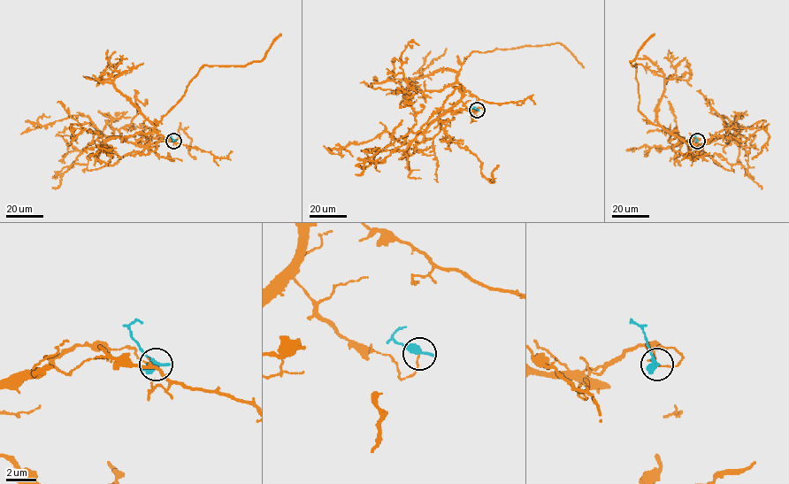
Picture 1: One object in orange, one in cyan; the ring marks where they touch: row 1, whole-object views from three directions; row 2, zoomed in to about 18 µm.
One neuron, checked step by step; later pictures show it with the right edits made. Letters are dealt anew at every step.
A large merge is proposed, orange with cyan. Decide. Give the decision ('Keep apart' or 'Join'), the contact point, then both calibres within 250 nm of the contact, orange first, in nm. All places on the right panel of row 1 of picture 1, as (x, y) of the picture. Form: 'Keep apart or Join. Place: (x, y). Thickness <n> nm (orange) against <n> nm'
Keep apart. Place: (697, 141). Thickness 90 nm (orange) against 550 nm

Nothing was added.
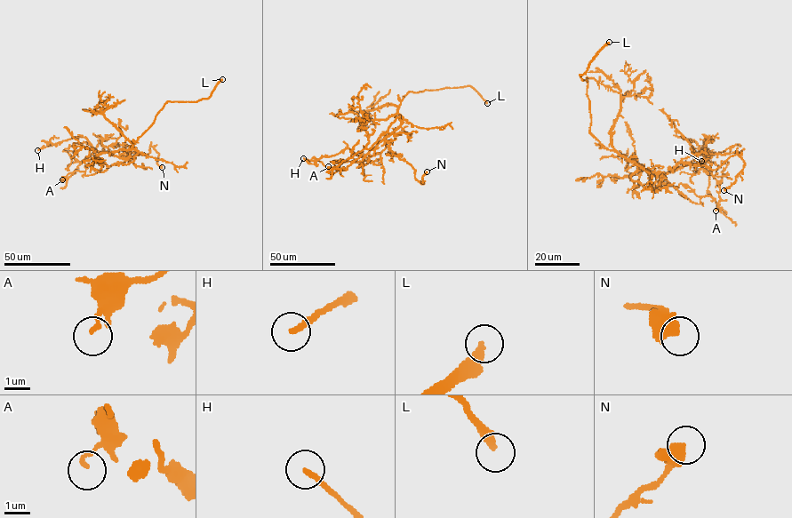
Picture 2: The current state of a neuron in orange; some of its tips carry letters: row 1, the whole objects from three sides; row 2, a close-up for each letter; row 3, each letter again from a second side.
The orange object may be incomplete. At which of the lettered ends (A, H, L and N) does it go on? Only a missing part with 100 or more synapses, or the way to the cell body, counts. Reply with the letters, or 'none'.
L

